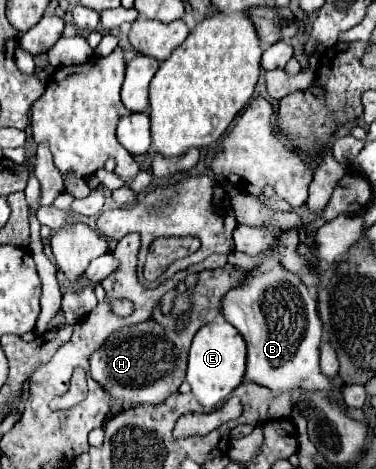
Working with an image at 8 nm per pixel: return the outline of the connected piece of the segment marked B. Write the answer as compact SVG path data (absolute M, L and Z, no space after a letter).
M265 222L261 226L239 224L233 232L235 250L249 256L263 256L257 274L249 274L237 288L231 288L221 300L223 318L233 324L247 342L245 380L261 384L271 392L293 390L323 390L341 386L343 380L327 378L319 366L319 348L323 344L323 324L317 316L317 302L297 274L279 264L279 254L273 252L281 228Z

